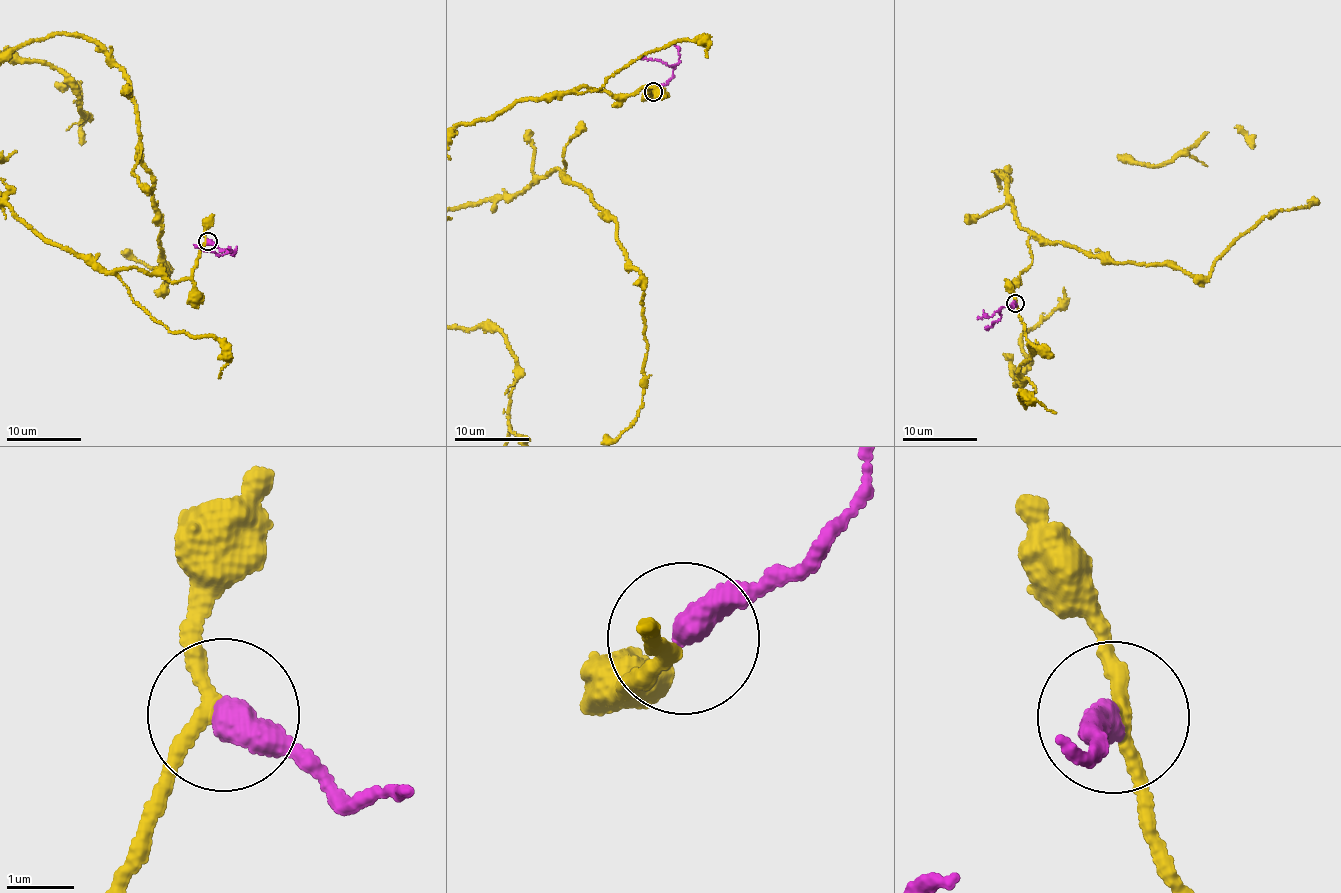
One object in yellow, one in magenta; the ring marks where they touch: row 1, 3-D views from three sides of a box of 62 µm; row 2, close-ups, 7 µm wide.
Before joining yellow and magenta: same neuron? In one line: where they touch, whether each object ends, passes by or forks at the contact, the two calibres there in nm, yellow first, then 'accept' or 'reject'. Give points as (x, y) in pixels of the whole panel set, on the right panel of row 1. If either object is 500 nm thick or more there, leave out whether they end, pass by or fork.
place (1015, 303); yellow passes by; magenta ends; calibres 200 and 440 nm; reject

